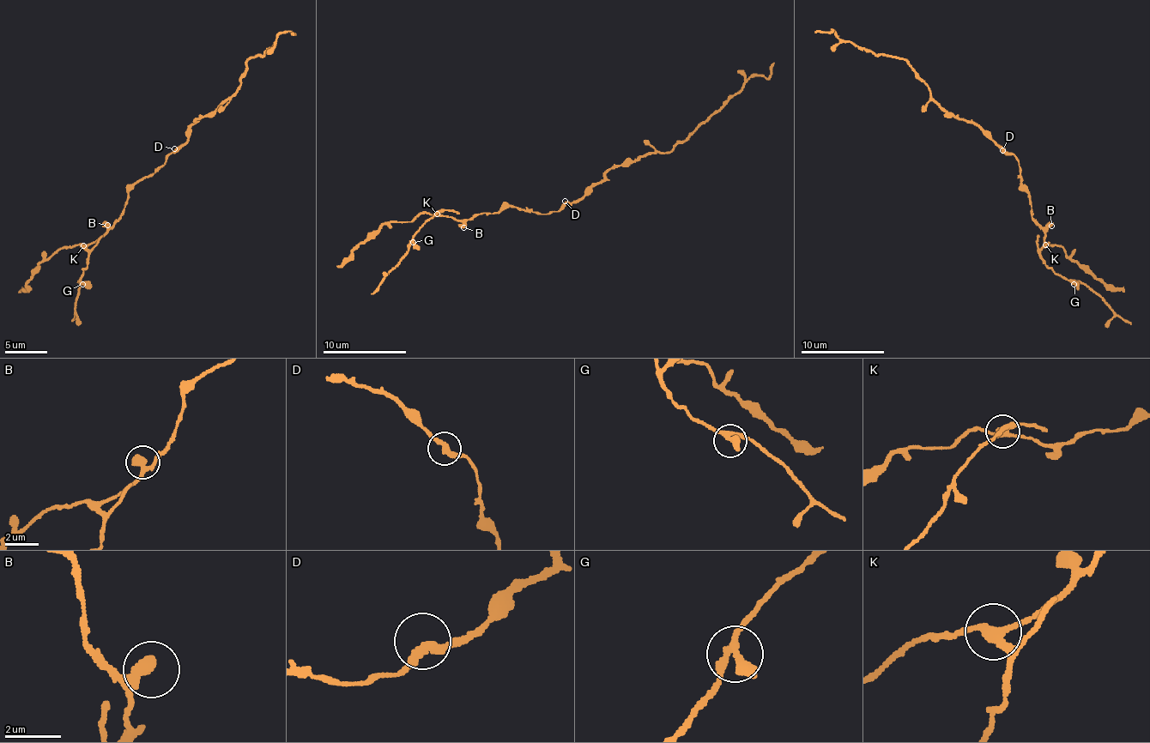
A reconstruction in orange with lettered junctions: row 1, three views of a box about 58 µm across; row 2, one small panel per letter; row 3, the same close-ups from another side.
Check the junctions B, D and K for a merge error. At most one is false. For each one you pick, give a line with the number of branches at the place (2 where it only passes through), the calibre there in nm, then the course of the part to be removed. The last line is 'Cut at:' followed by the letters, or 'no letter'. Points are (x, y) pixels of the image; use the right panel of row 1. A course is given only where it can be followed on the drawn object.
K: branches 3; calibre 260 nm; course (1044, 244), (1041, 251), (1044, 263), (1068, 280), (1083, 282), (1131, 323)
Cut at: K

